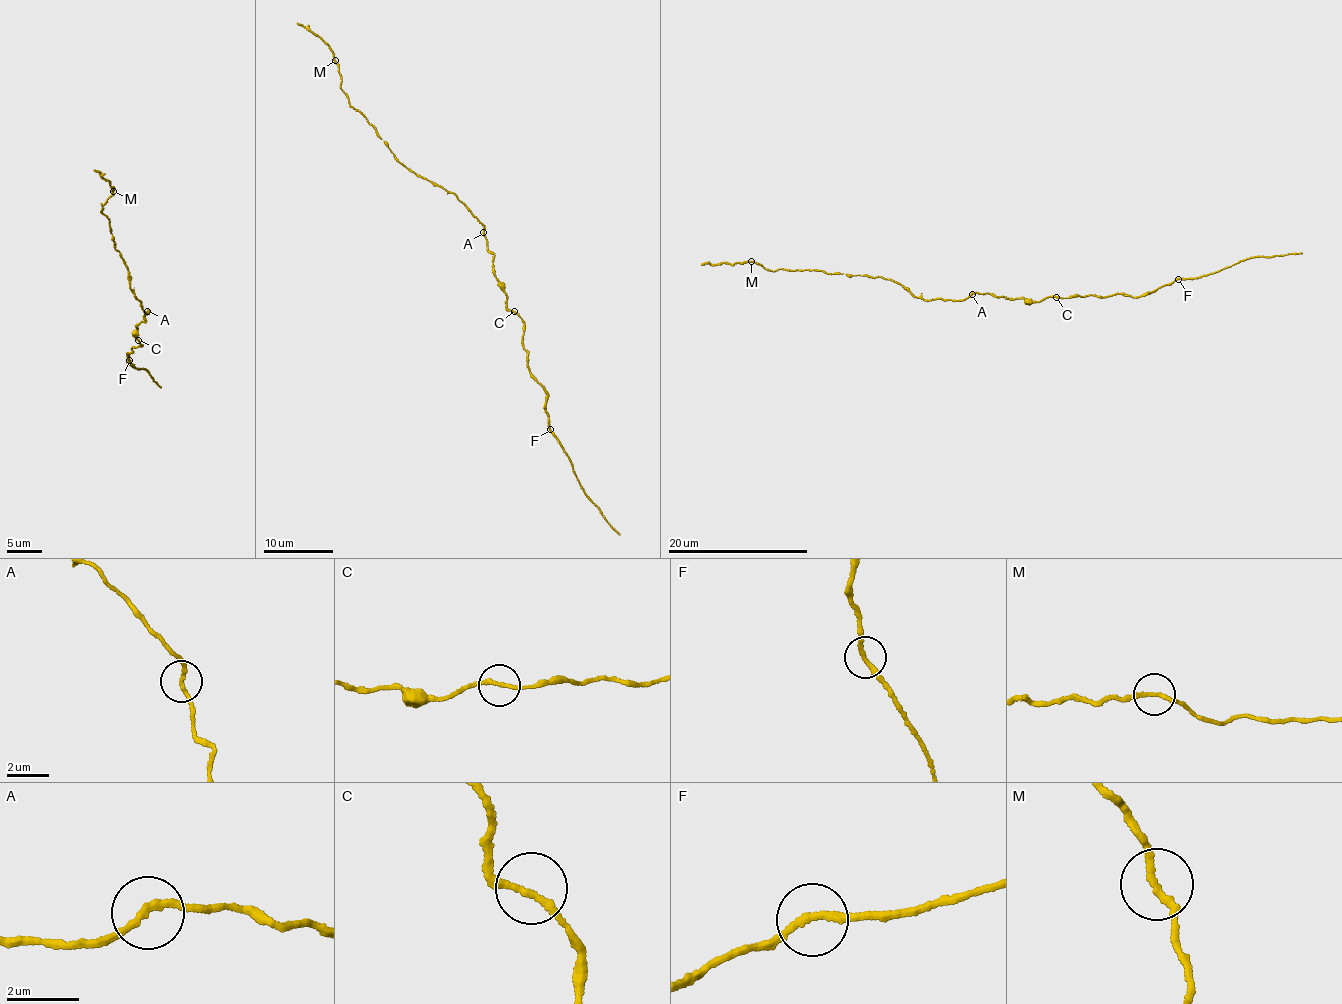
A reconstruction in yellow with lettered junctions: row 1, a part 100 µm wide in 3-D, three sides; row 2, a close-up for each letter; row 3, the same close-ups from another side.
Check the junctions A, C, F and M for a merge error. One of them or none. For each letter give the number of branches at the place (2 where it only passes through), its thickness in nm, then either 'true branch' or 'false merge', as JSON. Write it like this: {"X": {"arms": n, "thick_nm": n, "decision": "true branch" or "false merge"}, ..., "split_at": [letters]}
{"A": {"arms": 2, "thick_nm": 180, "decision": "true branch"}, "C": {"arms": 2, "thick_nm": 180, "decision": "true branch"}, "F": {"arms": 2, "thick_nm": 190, "decision": "true branch"}, "M": {"arms": 2, "thick_nm": 180, "decision": "true branch"}, "split_at": []}

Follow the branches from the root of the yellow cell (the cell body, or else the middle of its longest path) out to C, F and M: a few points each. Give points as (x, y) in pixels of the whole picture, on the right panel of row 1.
C: (995, 297), (1040, 302), (1048, 297), (1056, 297)
F: (995, 297), (1040, 302), (1048, 297), (1065, 299), (1072, 295), (1140, 297), (1178, 279)
M: (995, 297), (975, 292), (964, 300), (924, 301), (878, 276), (806, 269), (772, 272), (751, 262)

